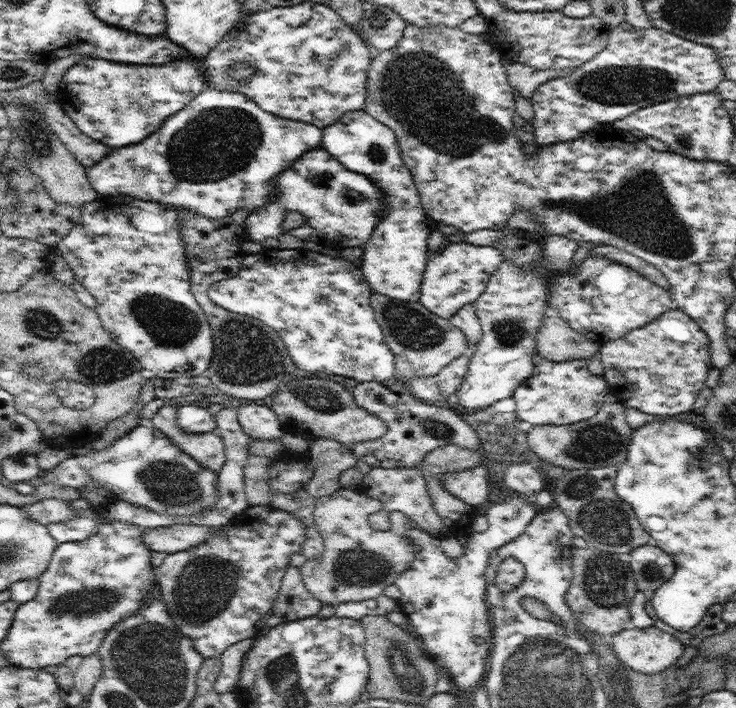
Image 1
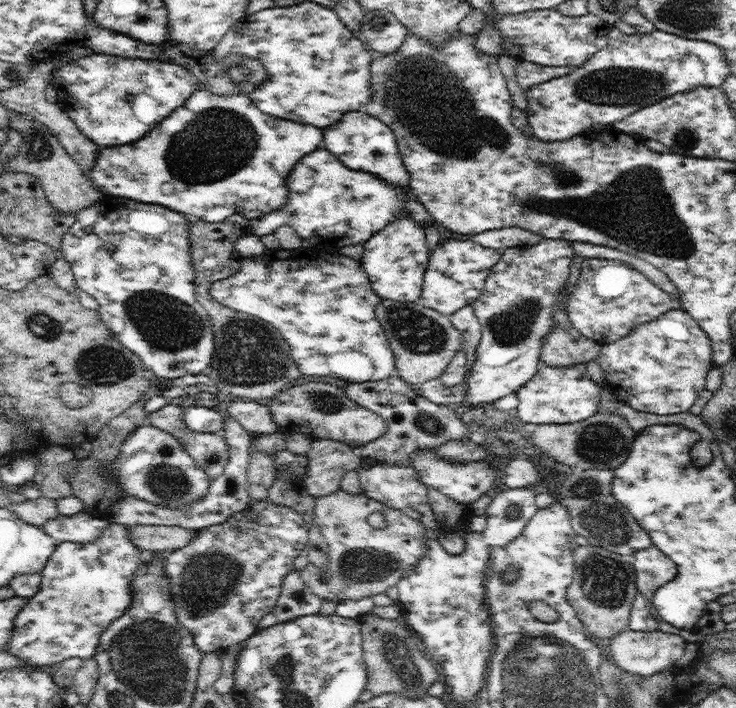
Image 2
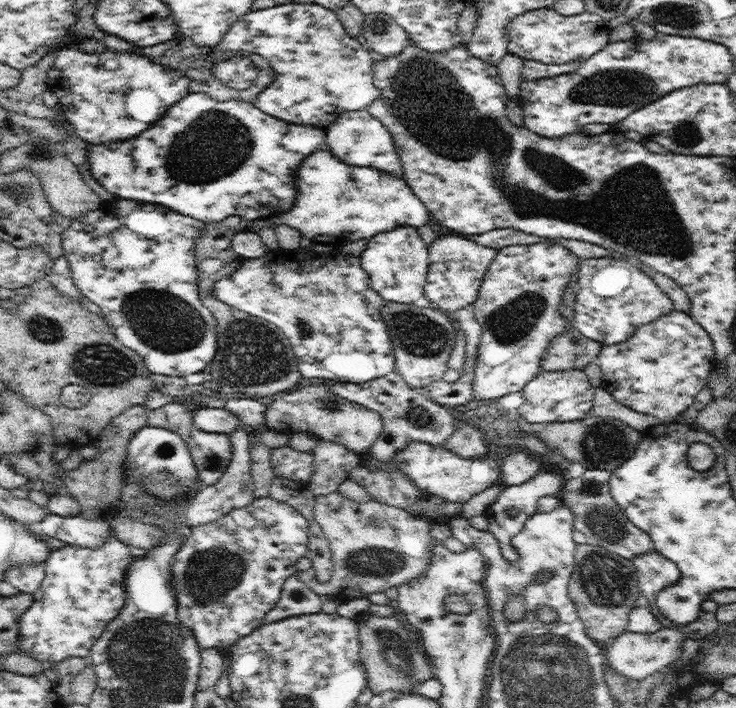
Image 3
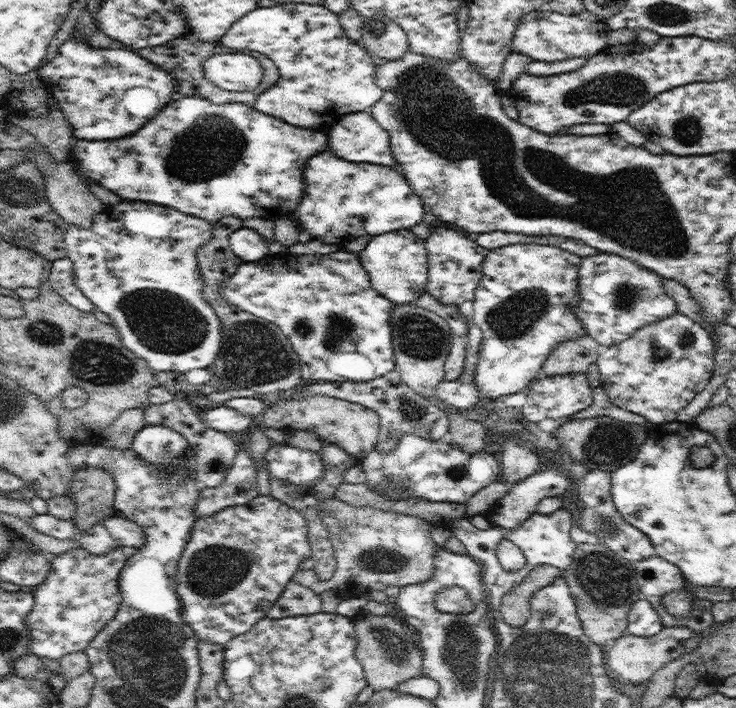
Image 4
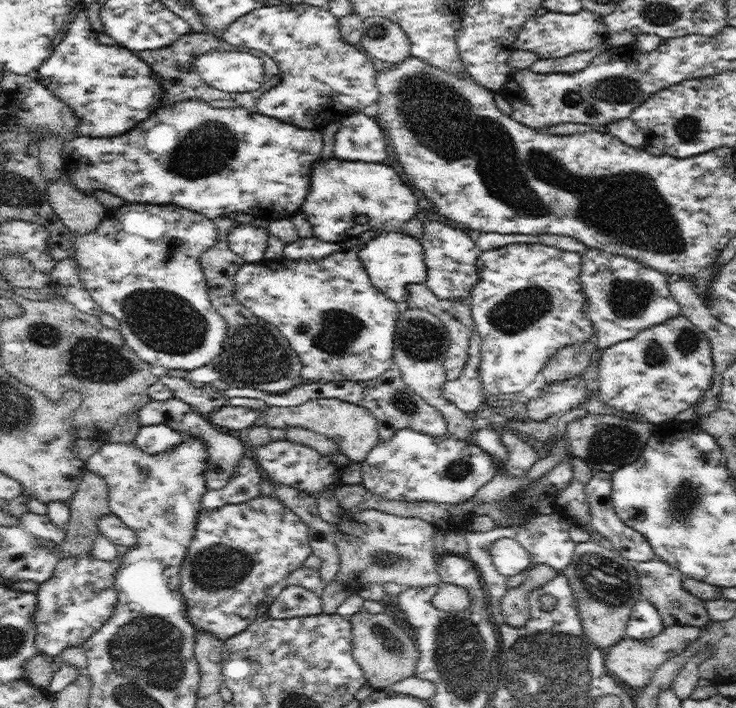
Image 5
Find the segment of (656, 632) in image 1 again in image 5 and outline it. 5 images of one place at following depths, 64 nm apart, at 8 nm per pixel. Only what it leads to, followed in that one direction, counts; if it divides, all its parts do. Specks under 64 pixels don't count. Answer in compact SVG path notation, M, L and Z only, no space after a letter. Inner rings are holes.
M669 626L658 634L658 636L647 639L624 638L620 639L614 646L605 651L605 665L610 674L618 682L623 683L625 688L632 690L642 690L654 676L654 673L669 658L678 656L690 646L691 642L698 639L701 629L696 626Z

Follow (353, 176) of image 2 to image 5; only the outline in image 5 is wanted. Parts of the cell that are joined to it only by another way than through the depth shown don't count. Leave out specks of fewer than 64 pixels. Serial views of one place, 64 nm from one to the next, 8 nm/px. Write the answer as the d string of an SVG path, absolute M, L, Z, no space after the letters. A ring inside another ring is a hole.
M320 157L313 164L309 193L302 203L300 212L304 213L310 222L313 236L324 242L342 244L342 242L356 239L371 228L381 228L382 232L400 231L405 222L417 216L416 196L410 187L399 168L385 163L349 161L336 157L325 160Z

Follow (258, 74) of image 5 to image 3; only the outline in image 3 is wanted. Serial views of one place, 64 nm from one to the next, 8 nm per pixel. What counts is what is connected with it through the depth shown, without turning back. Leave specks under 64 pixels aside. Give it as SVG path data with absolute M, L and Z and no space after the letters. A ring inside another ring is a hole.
M231 55L213 66L214 76L236 90L250 88L258 76L258 67L250 57Z

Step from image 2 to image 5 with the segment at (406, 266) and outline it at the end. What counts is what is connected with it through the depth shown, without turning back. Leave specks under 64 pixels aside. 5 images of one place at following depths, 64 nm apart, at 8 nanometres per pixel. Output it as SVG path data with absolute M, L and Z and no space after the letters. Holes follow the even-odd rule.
M385 231L366 243L361 250L357 250L357 253L372 284L402 306L409 300L407 286L427 281L427 266L422 243L420 239L412 238L404 231Z

